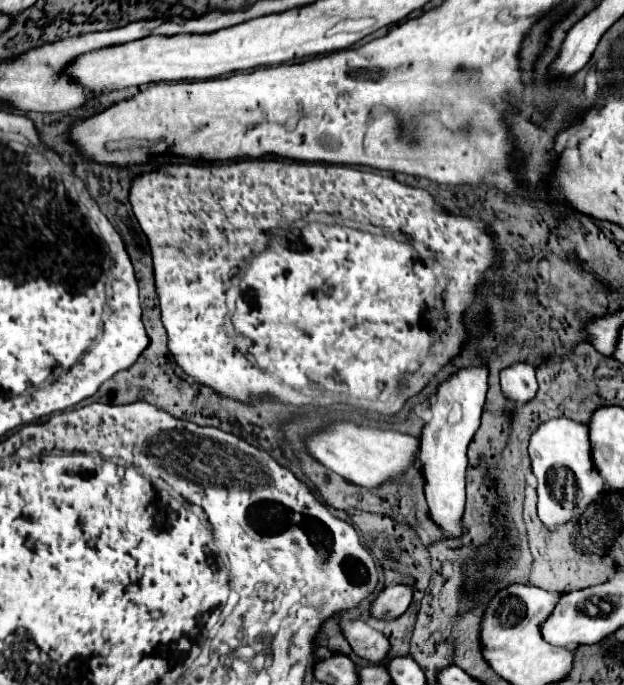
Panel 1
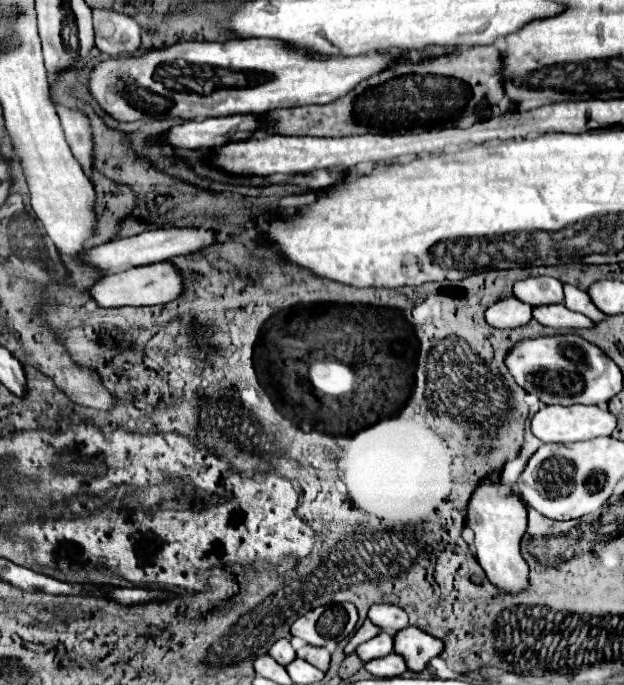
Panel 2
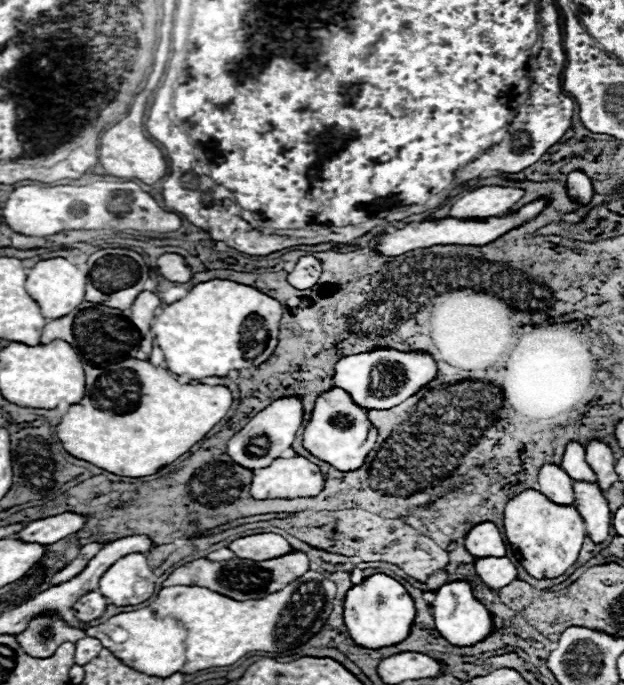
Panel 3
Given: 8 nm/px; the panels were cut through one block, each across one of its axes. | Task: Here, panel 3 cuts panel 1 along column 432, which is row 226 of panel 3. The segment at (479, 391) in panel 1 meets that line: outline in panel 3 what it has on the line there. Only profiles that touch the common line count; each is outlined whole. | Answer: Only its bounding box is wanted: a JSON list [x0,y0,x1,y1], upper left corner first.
[378,198,548,256]

